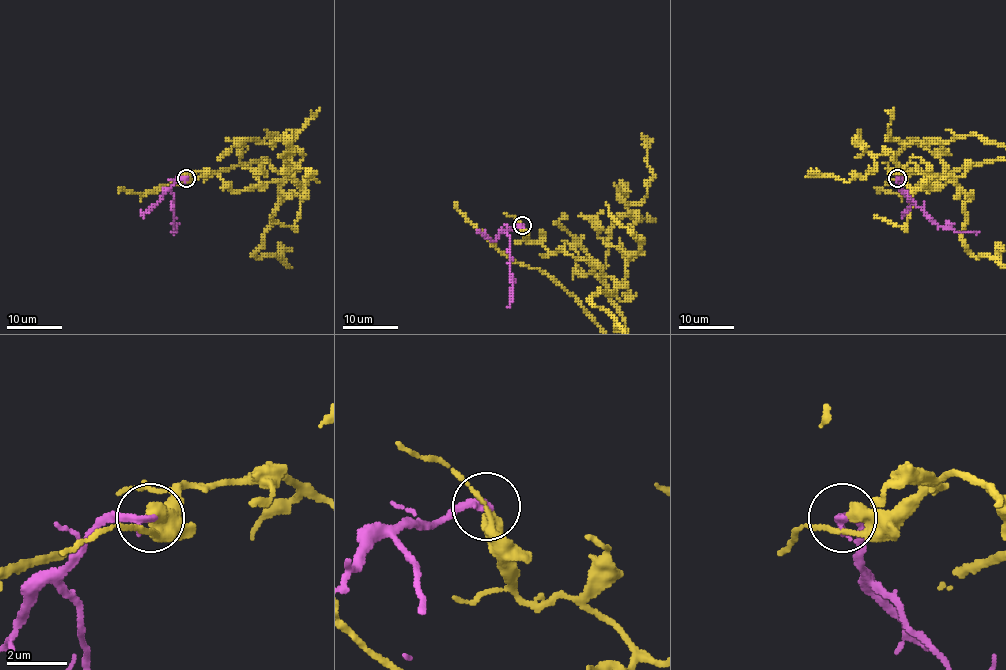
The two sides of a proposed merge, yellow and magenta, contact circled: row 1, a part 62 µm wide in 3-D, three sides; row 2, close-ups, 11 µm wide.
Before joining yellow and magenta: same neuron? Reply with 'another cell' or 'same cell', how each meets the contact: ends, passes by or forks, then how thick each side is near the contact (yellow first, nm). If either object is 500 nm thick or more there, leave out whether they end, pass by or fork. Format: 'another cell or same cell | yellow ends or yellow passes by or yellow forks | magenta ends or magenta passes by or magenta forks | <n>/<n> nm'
another cell | yellow passes by | magenta ends | 360/280 nm

